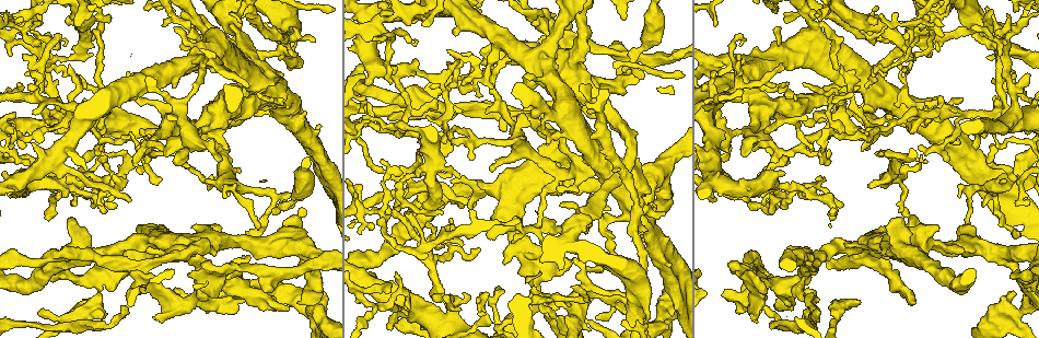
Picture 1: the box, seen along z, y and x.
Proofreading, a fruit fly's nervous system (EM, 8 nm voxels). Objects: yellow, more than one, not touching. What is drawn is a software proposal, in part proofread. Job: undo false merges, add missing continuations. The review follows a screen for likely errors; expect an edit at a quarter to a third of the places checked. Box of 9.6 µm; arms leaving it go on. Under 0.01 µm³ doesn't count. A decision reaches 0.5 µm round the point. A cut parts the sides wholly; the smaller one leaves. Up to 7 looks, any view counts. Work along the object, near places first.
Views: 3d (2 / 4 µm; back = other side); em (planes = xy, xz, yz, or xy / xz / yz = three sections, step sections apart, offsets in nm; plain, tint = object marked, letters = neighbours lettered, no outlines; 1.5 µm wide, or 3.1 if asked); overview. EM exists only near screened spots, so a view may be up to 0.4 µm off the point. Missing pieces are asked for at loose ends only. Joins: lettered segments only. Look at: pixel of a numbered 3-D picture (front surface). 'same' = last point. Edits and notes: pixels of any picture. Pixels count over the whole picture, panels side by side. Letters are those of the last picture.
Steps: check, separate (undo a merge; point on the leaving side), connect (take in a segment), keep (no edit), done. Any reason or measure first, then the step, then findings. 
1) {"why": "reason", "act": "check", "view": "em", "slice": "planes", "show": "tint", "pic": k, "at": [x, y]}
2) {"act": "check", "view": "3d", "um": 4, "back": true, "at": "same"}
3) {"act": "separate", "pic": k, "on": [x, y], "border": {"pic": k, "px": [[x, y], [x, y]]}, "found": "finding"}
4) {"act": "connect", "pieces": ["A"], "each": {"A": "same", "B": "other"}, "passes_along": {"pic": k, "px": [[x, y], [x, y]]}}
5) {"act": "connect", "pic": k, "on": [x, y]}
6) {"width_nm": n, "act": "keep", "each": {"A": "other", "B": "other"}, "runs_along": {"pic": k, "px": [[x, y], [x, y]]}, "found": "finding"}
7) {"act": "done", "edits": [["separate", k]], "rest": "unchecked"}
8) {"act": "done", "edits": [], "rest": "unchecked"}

{"why": "an open end", "act": "check", "view": "em", "slice": "planes", "show": "letters", "pic": 1, "at": [417, 142]}

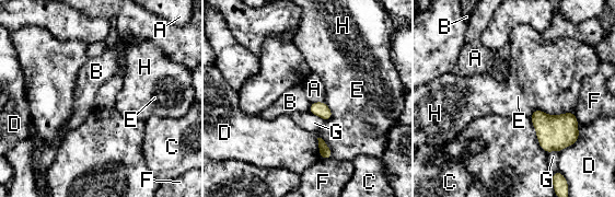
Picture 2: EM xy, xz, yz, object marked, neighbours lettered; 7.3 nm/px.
{"act": "keep", "each": {"A": "other", "B": "other", "C": "other", "D": "other", "E": "other", "F": "other", "G": "other", "H": "other"}, "border": {"pic": 2, "px": [[308, 111], [320, 116], [324, 122]]}, "found": "none of them fits"}

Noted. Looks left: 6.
{"why": "tapers out", "act": "check", "view": "em", "slice": "planes", "show": "letters", "pic": 1, "at": [782, 64]}

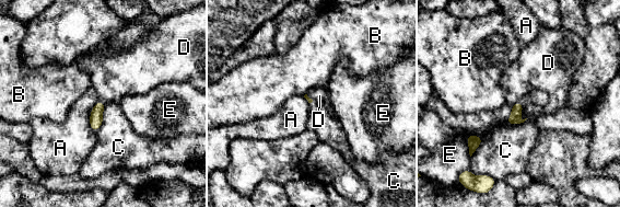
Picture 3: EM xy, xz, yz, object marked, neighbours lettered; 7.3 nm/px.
{"act": "keep", "each": {"A": "other", "B": "other", "C": "other", "D": "other", "E": "other"}, "border": {"pic": 3, "px": [[527, 118], [519, 123], [505, 123]]}, "found": "no lettered segment goes on from it"}

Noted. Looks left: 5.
{"why": "abrupt turn", "act": "check", "view": "em", "slice": "yz", "step": 8, "show": "tint", "pic": 1, "at": [804, 145]}

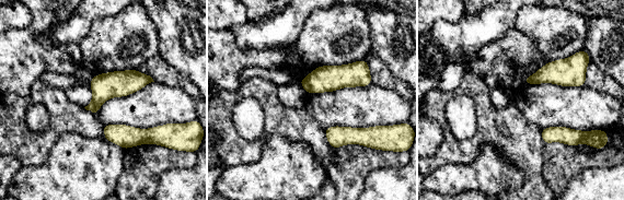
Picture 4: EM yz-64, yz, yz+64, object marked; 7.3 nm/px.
{"act": "check", "view": "em", "slice": "xz", "step": 8, "show": "letters", "at": "same"}

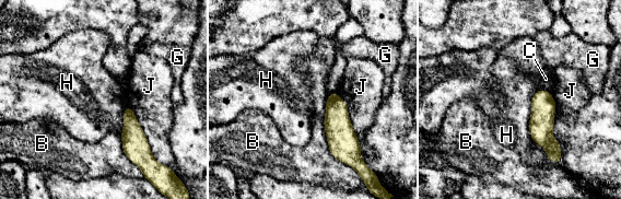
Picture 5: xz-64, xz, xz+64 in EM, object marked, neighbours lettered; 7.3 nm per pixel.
{"act": "keep", "each": {"B": "other", "C": "other", "G": "other", "H": "other", "J": "other"}, "found": "all the same neuron"}

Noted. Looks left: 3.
{"act": "done", "edits": [], "rest": "unchecked"}

